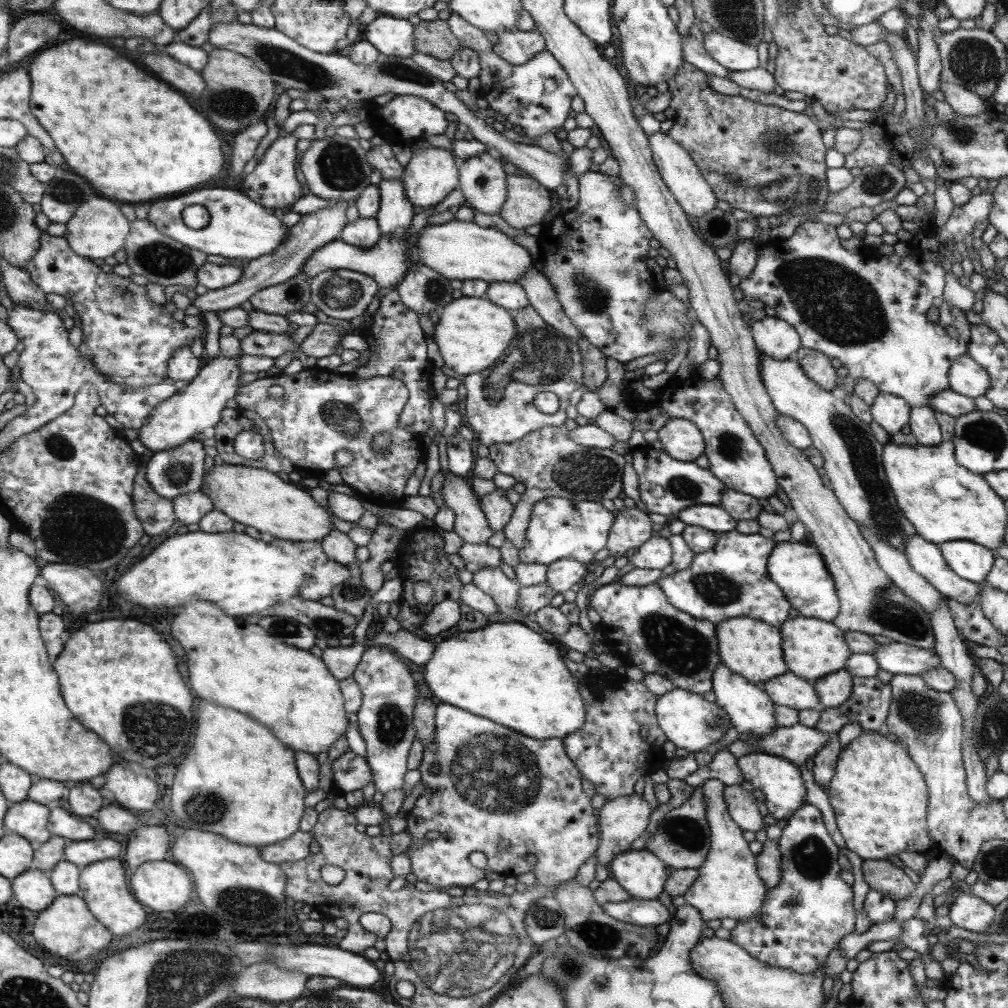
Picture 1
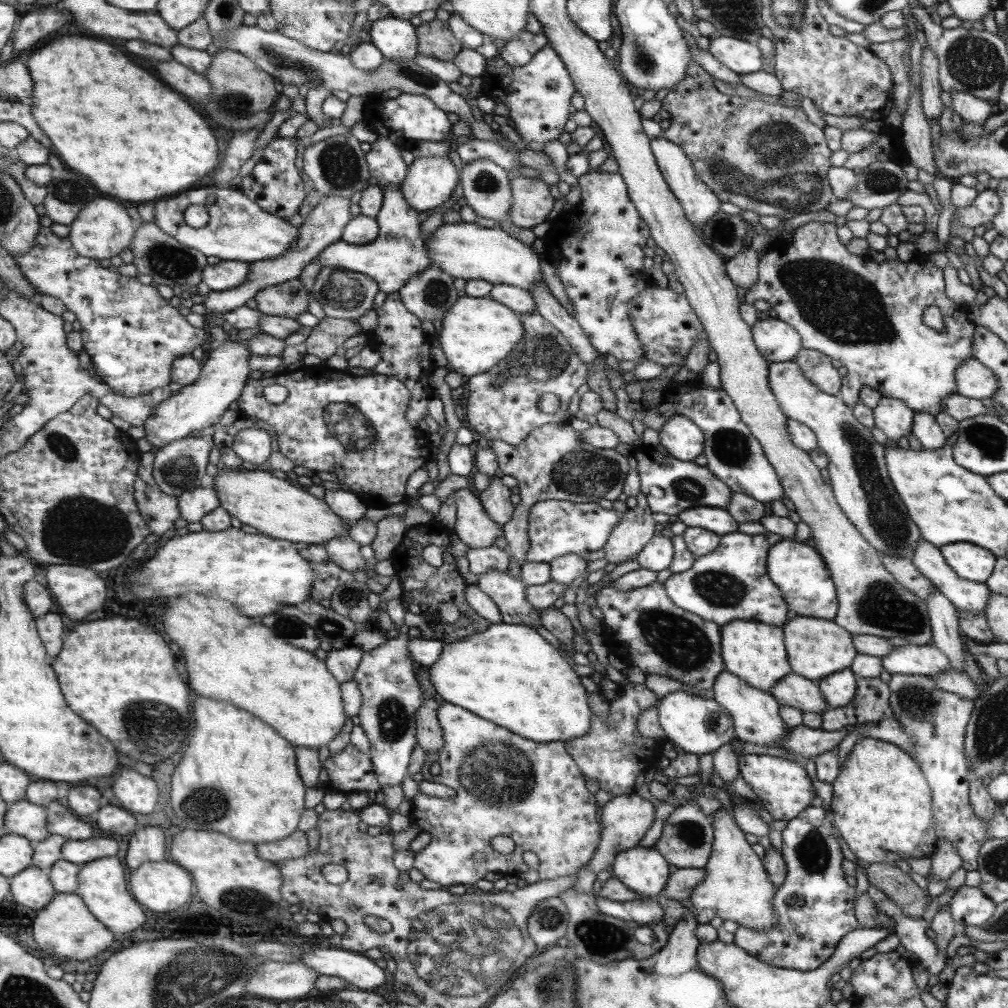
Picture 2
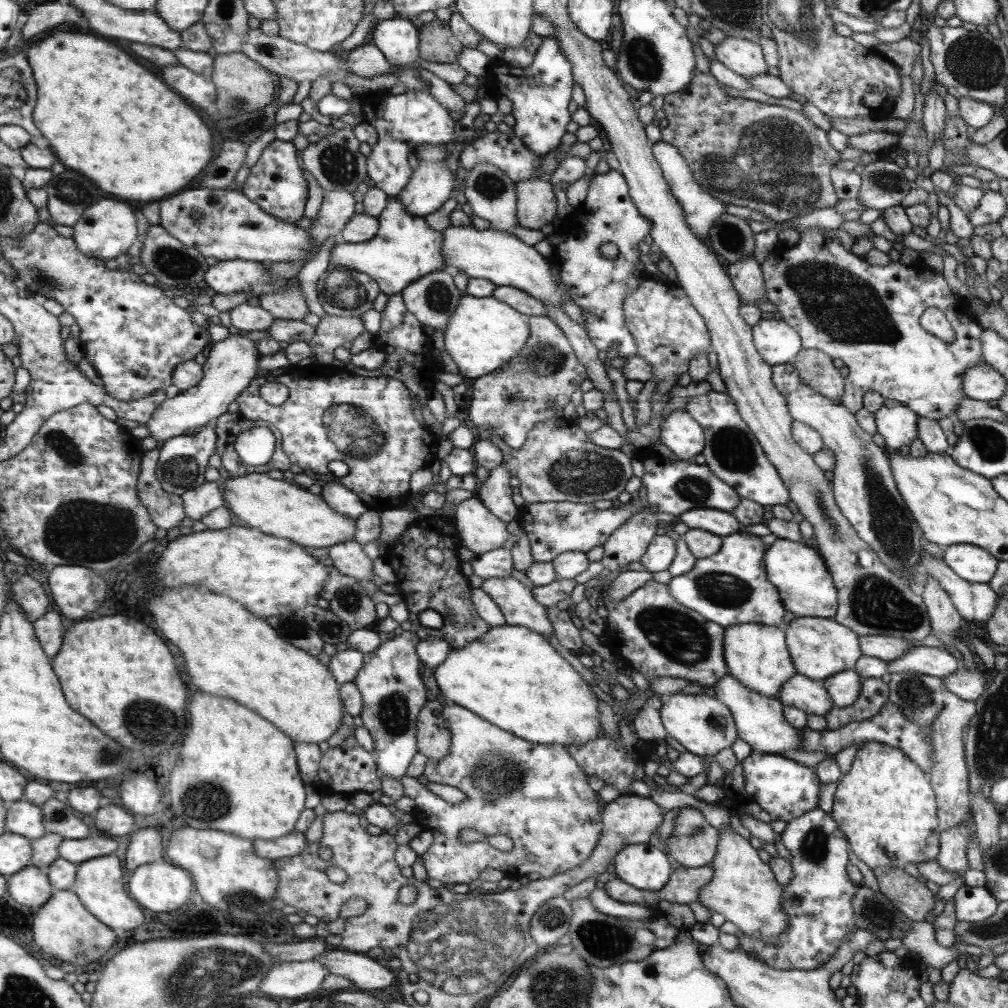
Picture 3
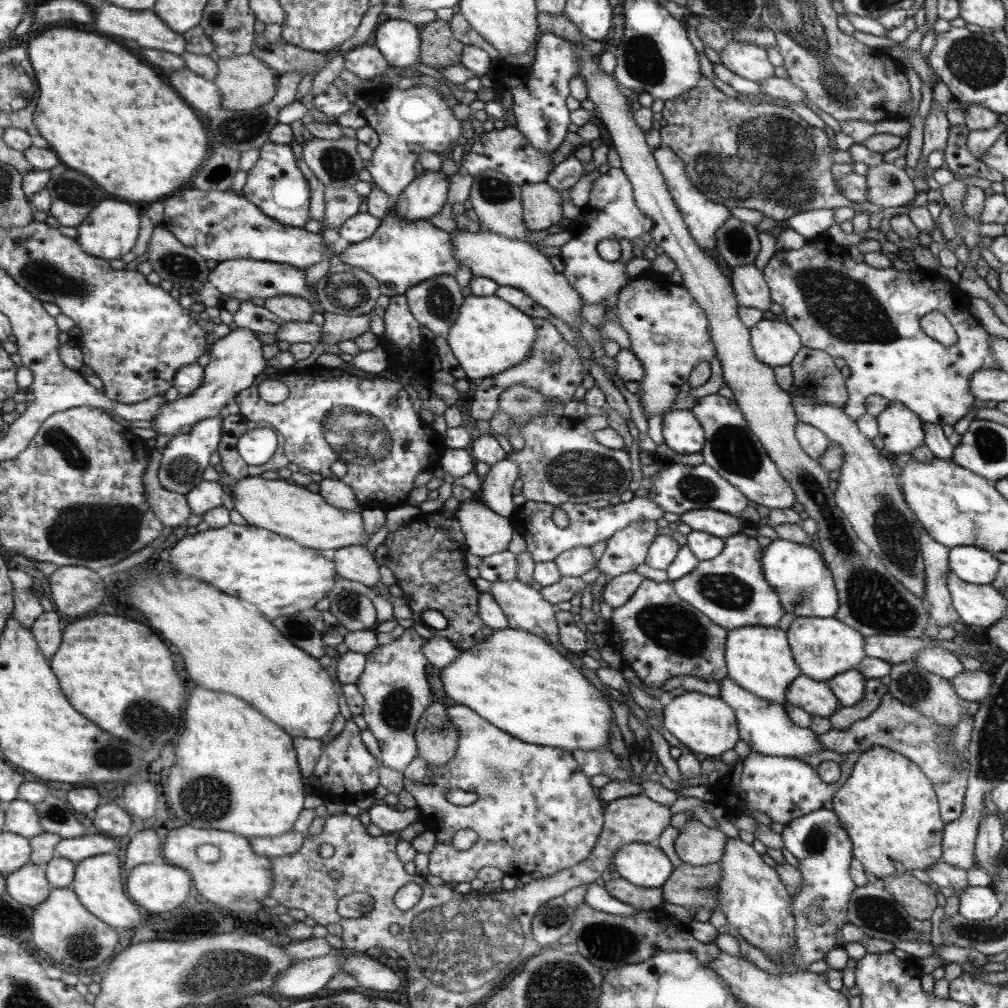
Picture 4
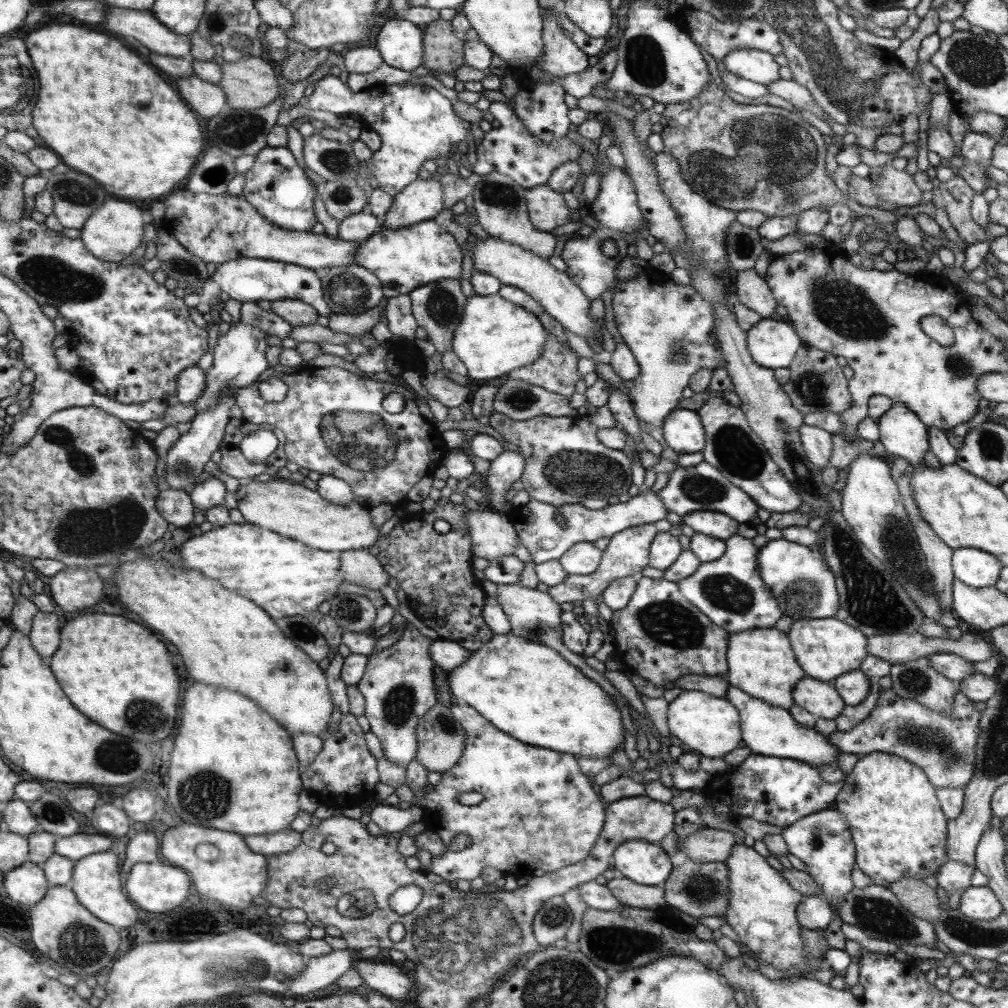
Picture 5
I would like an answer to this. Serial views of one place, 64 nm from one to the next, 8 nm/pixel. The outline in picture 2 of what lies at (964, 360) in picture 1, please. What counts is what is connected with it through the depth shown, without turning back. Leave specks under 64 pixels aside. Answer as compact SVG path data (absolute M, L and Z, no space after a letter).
M973 358L965 359L955 372L956 393L965 398L992 398L996 392L995 373Z

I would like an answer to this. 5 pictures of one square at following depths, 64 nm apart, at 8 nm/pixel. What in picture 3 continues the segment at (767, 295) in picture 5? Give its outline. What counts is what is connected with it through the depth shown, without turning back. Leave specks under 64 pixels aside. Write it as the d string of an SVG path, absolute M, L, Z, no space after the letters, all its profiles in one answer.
M753 256L729 264L728 274L732 278L733 288L741 296L741 304L757 304L764 299L760 265Z

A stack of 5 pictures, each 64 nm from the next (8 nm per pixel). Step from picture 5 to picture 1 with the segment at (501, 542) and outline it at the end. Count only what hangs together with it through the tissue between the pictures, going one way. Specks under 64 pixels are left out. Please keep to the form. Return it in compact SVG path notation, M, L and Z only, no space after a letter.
M450 474L443 475L443 484L439 490L444 505L453 511L453 532L462 542L471 544L486 543L493 534L486 516L477 502L473 490L465 479Z

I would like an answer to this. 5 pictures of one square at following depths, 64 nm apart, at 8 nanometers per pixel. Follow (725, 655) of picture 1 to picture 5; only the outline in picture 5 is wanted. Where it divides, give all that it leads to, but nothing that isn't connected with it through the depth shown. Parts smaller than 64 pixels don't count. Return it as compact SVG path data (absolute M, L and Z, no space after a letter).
M774 628L753 629L728 633L726 660L727 683L773 708L788 710L793 706L793 691L801 677L805 676L796 660L787 634Z

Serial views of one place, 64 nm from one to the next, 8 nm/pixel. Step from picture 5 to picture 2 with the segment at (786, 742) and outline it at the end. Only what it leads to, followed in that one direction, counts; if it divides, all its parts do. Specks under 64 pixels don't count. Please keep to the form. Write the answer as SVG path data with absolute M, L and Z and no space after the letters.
M723 671L716 678L711 688L713 690L713 701L725 708L729 717L733 720L735 737L739 741L748 742L760 746L776 746L785 740L787 726L780 716L780 704L768 692L761 692L760 689L752 688L745 684L740 677Z

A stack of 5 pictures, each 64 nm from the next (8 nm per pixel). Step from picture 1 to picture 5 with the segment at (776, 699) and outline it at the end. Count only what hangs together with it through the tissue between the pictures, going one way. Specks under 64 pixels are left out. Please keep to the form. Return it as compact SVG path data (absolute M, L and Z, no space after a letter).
M803 676L793 691L793 705L809 712L814 719L835 720L844 711L844 698L833 689L831 683Z

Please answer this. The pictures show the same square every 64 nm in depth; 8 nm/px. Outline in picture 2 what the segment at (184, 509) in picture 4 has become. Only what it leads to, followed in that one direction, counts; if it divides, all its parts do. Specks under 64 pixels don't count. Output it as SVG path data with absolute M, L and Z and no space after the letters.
M155 450L141 453L137 478L133 482L133 498L150 534L163 534L179 518L176 497L163 494L151 477Z

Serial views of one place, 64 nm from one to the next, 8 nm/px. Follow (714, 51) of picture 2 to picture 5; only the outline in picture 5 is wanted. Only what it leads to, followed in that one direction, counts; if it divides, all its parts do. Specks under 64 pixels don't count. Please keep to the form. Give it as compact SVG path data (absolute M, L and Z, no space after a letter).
M733 49L724 56L722 63L727 72L757 84L766 86L779 79L779 66L773 61L772 53L757 49Z

